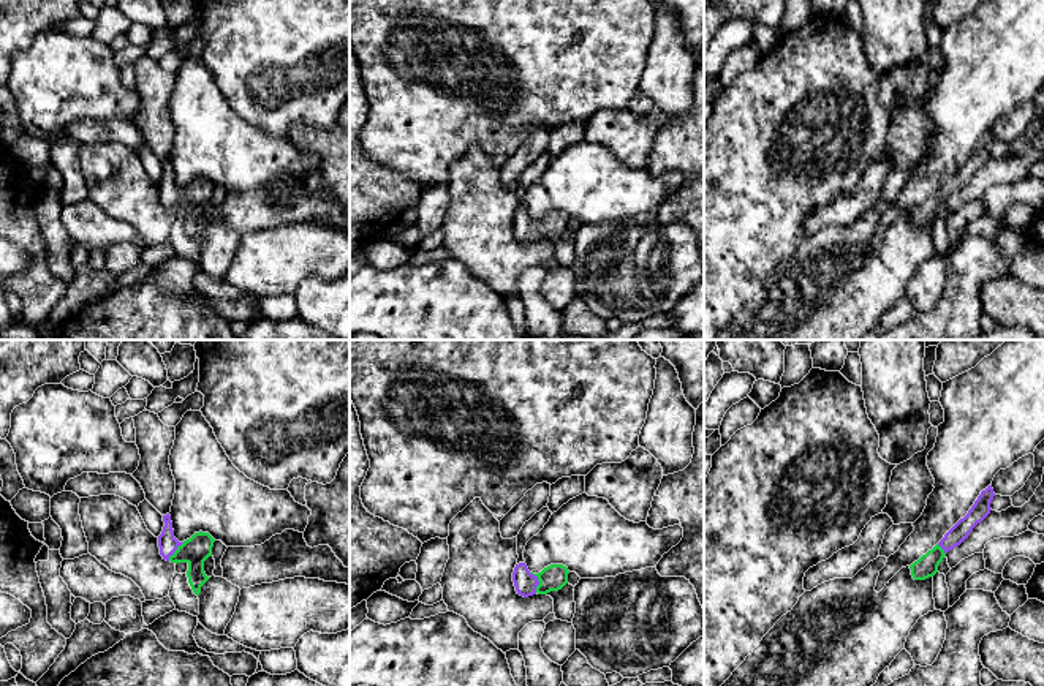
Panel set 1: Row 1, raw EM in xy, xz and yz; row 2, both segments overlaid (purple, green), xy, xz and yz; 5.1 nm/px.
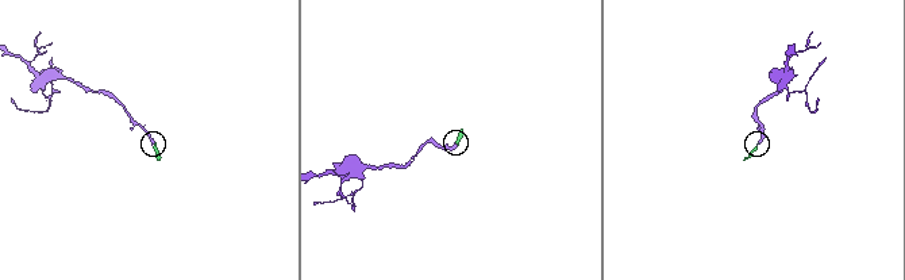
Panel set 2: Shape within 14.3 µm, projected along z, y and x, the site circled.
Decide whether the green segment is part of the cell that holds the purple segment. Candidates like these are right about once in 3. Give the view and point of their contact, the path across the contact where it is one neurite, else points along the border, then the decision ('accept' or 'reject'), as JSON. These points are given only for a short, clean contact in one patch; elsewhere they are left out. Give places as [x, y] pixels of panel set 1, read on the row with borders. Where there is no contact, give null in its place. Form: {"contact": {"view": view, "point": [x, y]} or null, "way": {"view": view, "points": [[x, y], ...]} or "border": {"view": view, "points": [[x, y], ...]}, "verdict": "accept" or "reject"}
{"contact": {"view": "xz", "point": [538, 580]}, "way": {"view": "xz", "points": [[525, 584], [538, 580], [554, 577]]}, "verdict": "accept"}

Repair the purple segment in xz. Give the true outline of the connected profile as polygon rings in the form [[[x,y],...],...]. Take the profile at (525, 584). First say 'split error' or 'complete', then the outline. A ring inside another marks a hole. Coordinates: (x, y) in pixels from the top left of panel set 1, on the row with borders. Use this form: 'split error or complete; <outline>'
split error; [[[519,563],[513,572],[513,582],[517,594],[528,597],[533,594],[547,594],[558,591],[568,583],[568,567],[563,564],[550,564],[541,572],[533,574],[525,563]]]

